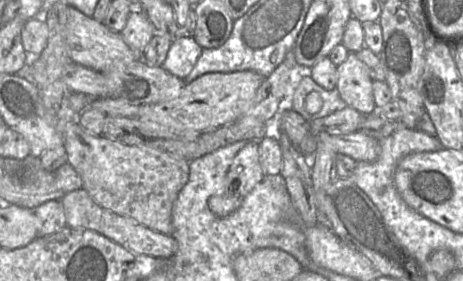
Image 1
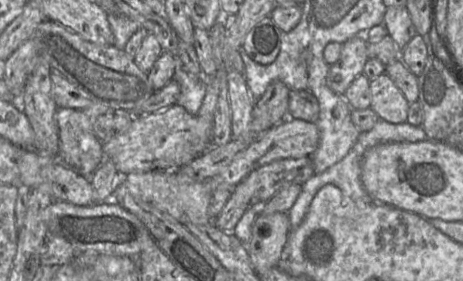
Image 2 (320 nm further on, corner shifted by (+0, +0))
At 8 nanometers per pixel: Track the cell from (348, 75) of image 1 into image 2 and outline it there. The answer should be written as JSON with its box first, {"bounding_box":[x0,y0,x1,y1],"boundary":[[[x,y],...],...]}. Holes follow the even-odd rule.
{"bounding_box":[370,73,410,123],"boundary":[[[386,73],[370,80],[370,92],[370,109],[379,119],[391,123],[407,122],[410,103]]]}

